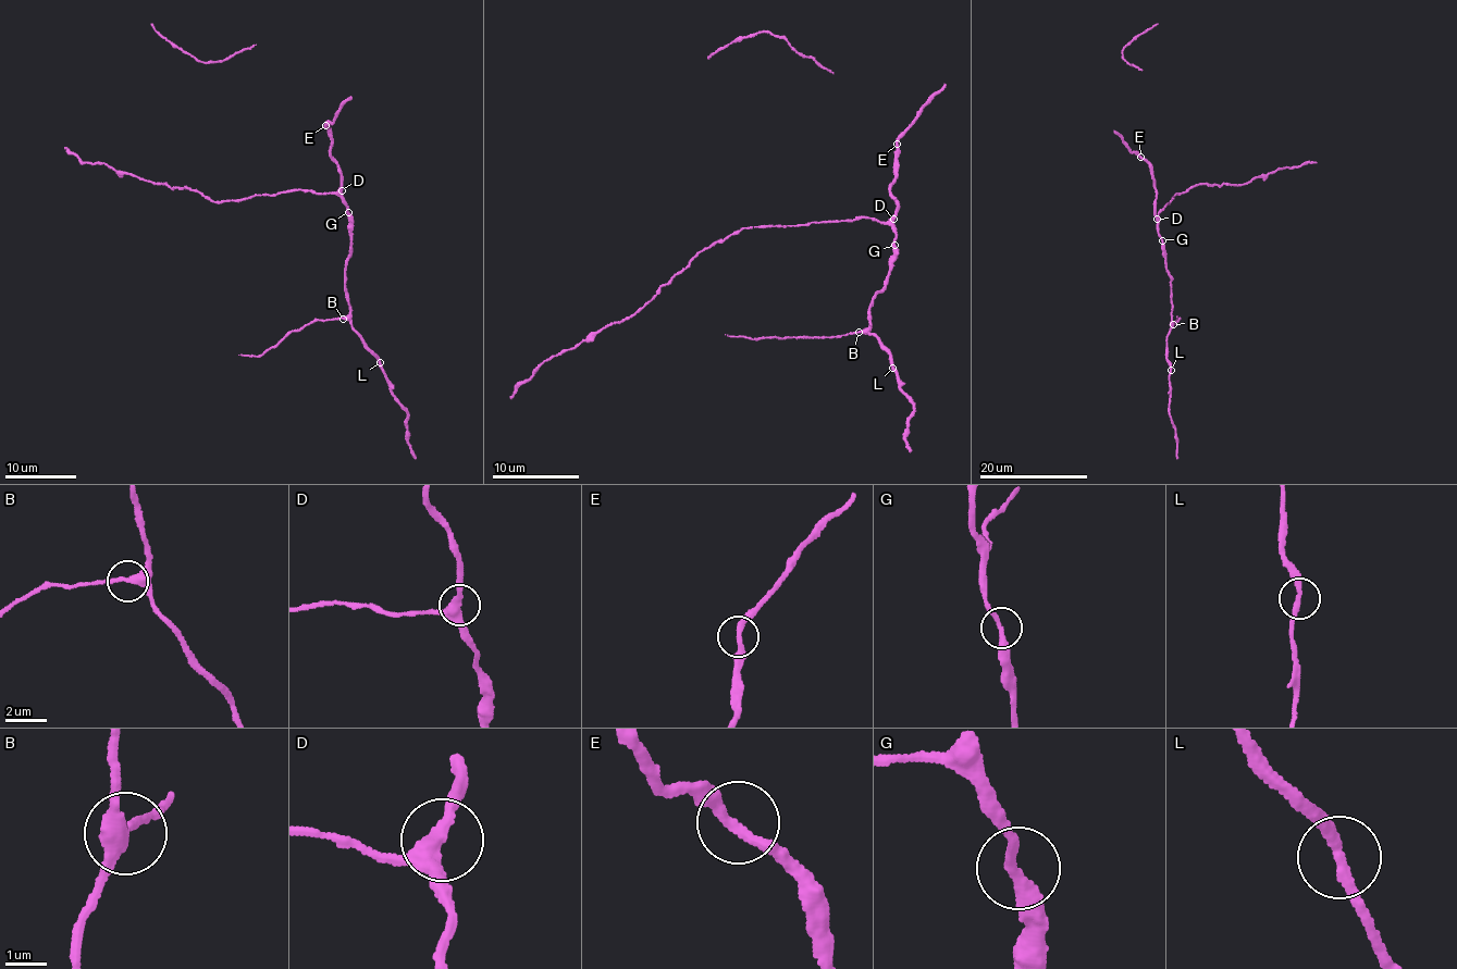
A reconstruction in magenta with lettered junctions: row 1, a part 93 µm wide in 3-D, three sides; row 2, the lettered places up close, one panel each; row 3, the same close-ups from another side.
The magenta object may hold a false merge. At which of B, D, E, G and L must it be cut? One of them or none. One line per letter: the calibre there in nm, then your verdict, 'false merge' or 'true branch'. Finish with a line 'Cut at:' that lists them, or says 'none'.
B: calibre 240 nm; true branch
D: calibre 320 nm; true branch
E: calibre 260 nm; true branch
G: calibre 280 nm; true branch
L: calibre 260 nm; true branch
Cut at: none

